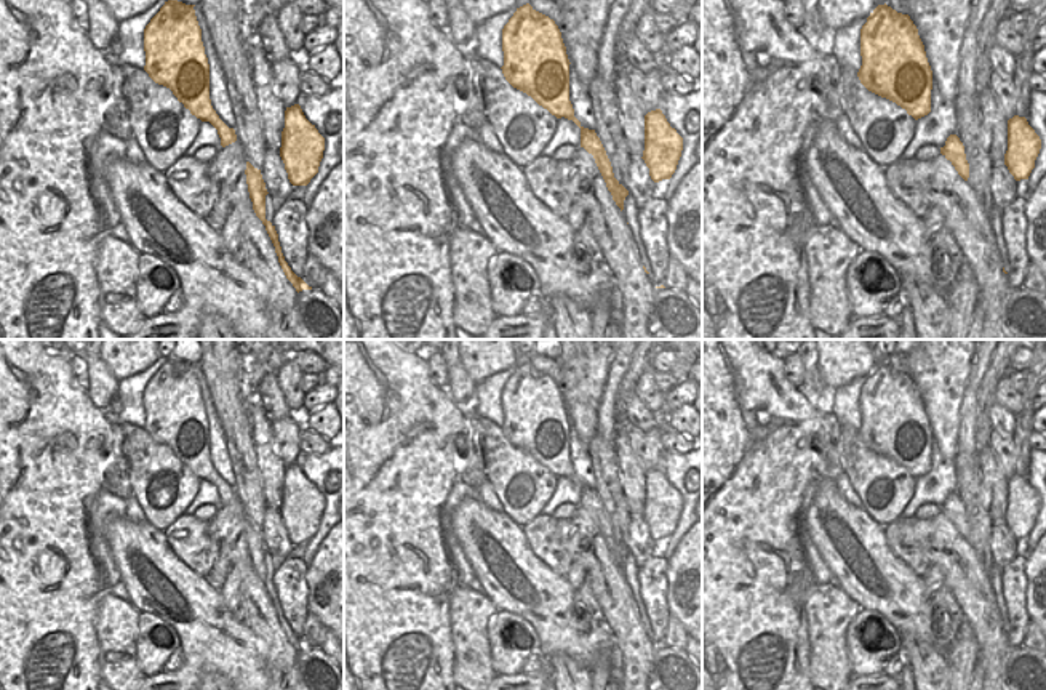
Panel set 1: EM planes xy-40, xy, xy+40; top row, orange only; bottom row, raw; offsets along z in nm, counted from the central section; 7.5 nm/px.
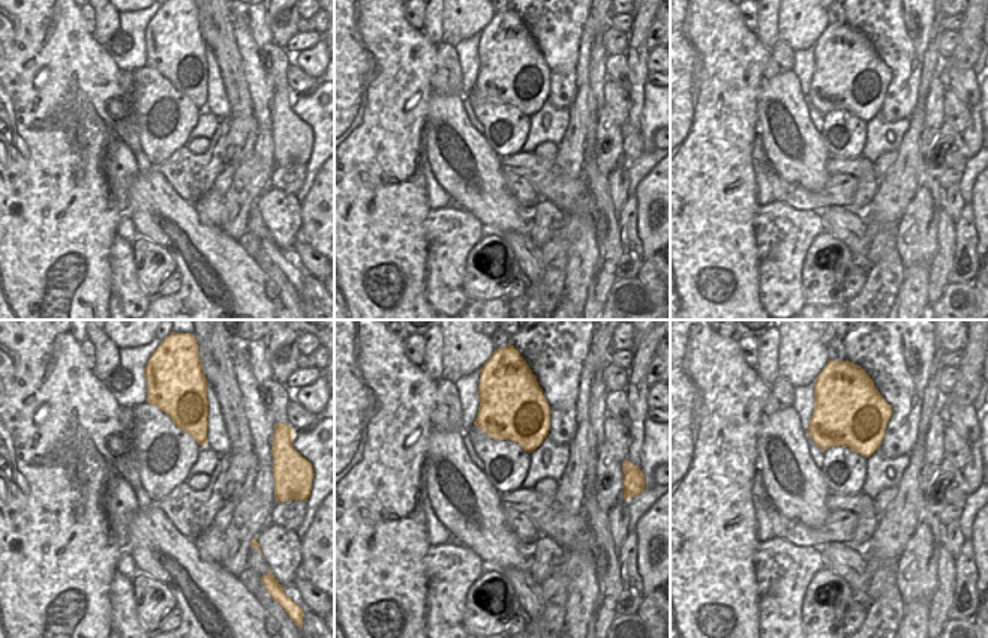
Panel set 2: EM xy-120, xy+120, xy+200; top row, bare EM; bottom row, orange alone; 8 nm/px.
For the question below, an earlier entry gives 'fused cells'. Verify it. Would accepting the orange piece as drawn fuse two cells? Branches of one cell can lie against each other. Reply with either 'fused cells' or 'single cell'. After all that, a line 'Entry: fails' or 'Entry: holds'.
fused cells
Entry: holds

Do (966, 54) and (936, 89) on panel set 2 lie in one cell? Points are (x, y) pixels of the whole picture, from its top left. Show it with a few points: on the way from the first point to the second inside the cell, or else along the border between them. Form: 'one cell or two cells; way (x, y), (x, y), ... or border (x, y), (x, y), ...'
two cells; border (937, 77), (945, 87)

